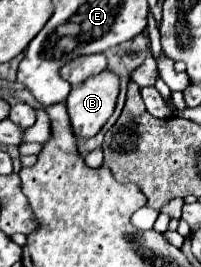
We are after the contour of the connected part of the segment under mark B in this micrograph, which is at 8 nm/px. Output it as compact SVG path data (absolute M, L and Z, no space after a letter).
M101 71L71 89L67 97L67 111L75 137L89 139L97 135L97 131L113 115L117 95L119 75L113 71Z

